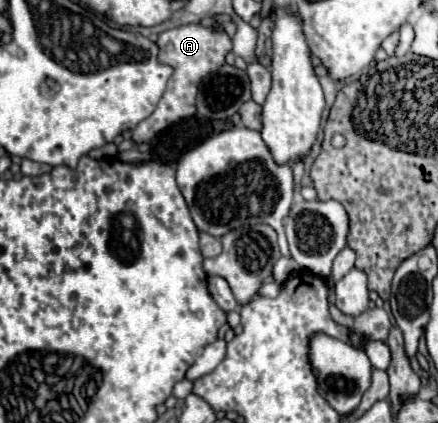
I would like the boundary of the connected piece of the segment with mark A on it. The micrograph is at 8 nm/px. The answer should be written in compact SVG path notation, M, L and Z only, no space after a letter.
M199 22L197 24L183 24L183 26L161 32L159 40L157 40L157 46L159 46L159 62L171 66L173 76L169 78L167 90L161 96L161 100L159 100L157 108L153 110L153 114L149 118L145 118L133 130L133 140L137 144L151 142L159 132L163 132L171 124L195 116L195 110L197 110L195 108L195 96L197 96L197 86L201 84L201 78L205 78L205 74L211 74L213 70L217 70L217 66L223 66L225 56L233 48L231 38L225 30L221 30L217 26L201 26Z

